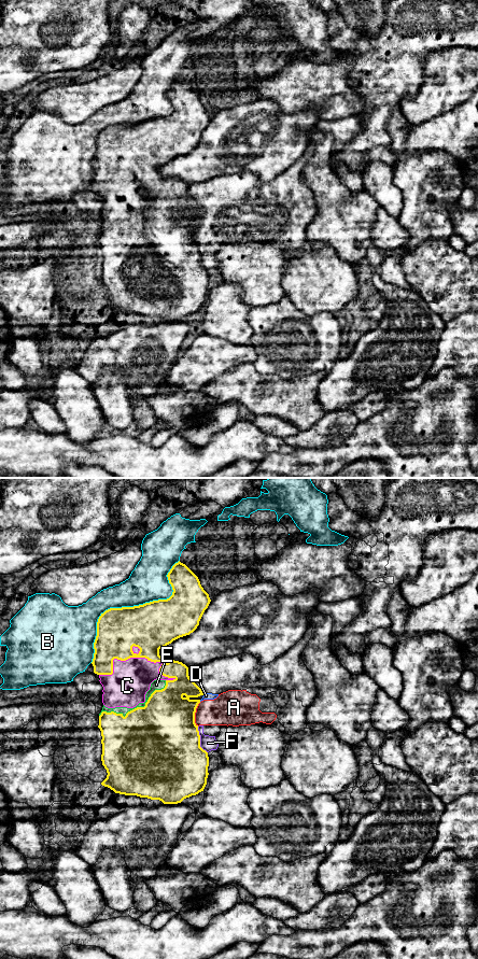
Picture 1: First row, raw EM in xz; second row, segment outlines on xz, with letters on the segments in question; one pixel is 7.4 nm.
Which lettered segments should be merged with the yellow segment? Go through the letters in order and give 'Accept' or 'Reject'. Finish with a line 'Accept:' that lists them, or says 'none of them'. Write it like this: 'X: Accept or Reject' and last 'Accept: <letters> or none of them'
A: Reject
B: Reject
C: Accept
D: Reject
E: Accept
F: Reject
Accept: C, E

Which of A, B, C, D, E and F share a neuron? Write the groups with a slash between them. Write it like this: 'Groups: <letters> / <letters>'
Groups: A D F / B / C E

